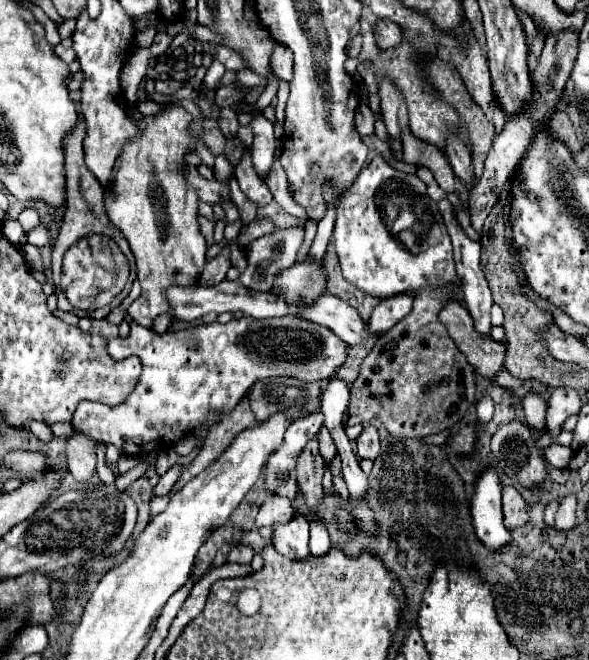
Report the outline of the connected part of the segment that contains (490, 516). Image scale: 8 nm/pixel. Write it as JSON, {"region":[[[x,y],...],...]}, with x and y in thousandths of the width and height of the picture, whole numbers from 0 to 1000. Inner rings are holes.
{"region":[[[827,711],[813,729],[800,759],[800,783],[810,817],[837,838],[868,823],[868,811],[854,795],[851,732],[837,711]]]}

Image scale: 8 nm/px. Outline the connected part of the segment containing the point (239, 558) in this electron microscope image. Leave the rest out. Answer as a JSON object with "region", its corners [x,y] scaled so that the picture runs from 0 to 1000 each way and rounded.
{"region":[[[402,826],[402,829],[392,832],[385,850],[389,853],[416,853],[416,856],[423,856],[430,841],[433,841],[433,835],[430,835],[426,826]]]}

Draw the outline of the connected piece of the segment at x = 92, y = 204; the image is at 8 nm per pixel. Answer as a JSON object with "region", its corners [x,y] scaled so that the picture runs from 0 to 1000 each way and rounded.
{"region":[[[134,177],[134,186],[131,186],[127,198],[124,198],[121,205],[114,205],[114,211],[110,211],[110,217],[114,217],[114,220],[110,220],[110,253],[114,253],[114,295],[117,295],[117,317],[114,317],[110,326],[107,326],[107,338],[104,338],[100,356],[97,356],[93,368],[90,368],[90,383],[87,383],[87,402],[90,402],[90,405],[87,405],[87,411],[90,411],[90,426],[102,424],[105,394],[110,382],[117,377],[117,371],[127,368],[131,362],[151,356],[151,353],[175,353],[175,350],[182,350],[178,356],[188,356],[188,359],[199,365],[199,371],[202,371],[202,376],[212,383],[216,394],[219,394],[221,414],[207,444],[202,444],[192,456],[178,465],[144,473],[143,470],[126,468],[107,442],[95,442],[97,465],[100,470],[122,473],[134,482],[149,479],[160,483],[178,483],[178,480],[182,480],[182,477],[202,462],[202,456],[205,461],[209,453],[219,445],[224,430],[233,421],[231,400],[226,383],[219,380],[219,371],[216,371],[212,359],[209,359],[202,350],[195,350],[195,347],[188,344],[192,338],[185,338],[185,329],[182,329],[182,320],[178,320],[178,305],[175,305],[175,283],[165,280],[165,271],[161,271],[158,265],[151,265],[151,256],[148,256],[144,247],[141,247],[141,208],[144,208],[144,180]]]}

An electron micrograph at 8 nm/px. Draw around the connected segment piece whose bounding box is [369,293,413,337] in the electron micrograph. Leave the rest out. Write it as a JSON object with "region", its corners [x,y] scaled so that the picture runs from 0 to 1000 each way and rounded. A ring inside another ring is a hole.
{"region":[[[691,444],[674,447],[667,453],[650,453],[637,465],[637,471],[626,483],[626,505],[633,511],[643,511],[647,505],[660,502],[667,492],[674,492],[691,477],[691,471],[698,471],[698,462],[701,462],[701,453]]]}

